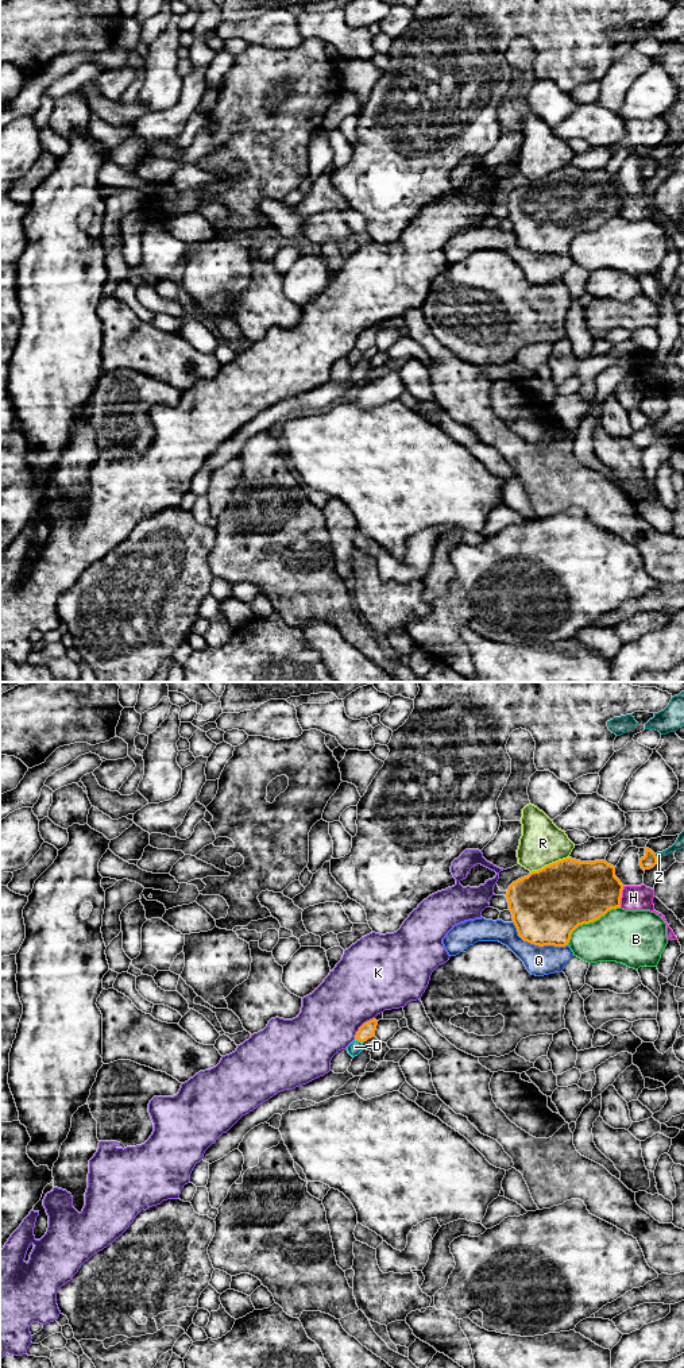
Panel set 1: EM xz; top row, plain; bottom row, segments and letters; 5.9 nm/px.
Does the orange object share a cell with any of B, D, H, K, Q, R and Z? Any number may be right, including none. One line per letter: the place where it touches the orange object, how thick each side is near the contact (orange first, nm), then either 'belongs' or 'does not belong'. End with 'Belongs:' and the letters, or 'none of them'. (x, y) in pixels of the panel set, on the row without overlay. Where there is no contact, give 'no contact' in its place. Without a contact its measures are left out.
B: meets orange in xz at (590, 230); 420 nm thick on the orange side, 320 nm on the other; does not belong
D: meets orange in xz at (359, 349); 90 nm thick on the orange side, 80 nm on the other; does not belong
H: meets orange in xz at (621, 205); 380 nm thick on the orange side, 140 nm on the other; does not belong
K: meets orange in xz at (360, 335); 90 nm thick on the orange side, 400 nm on the other; does not belong
Q: meets orange in xz at (536, 253); 420 nm thick on the orange side, 180 nm on the other; does not belong
R: meets orange in xz at (549, 173); 420 nm thick on the orange side, 260 nm on the other; does not belong
Z: meets orange in xz at (656, 165); 90 nm thick on the orange side, 60 nm on the other; does not belong
Belongs: none of them

